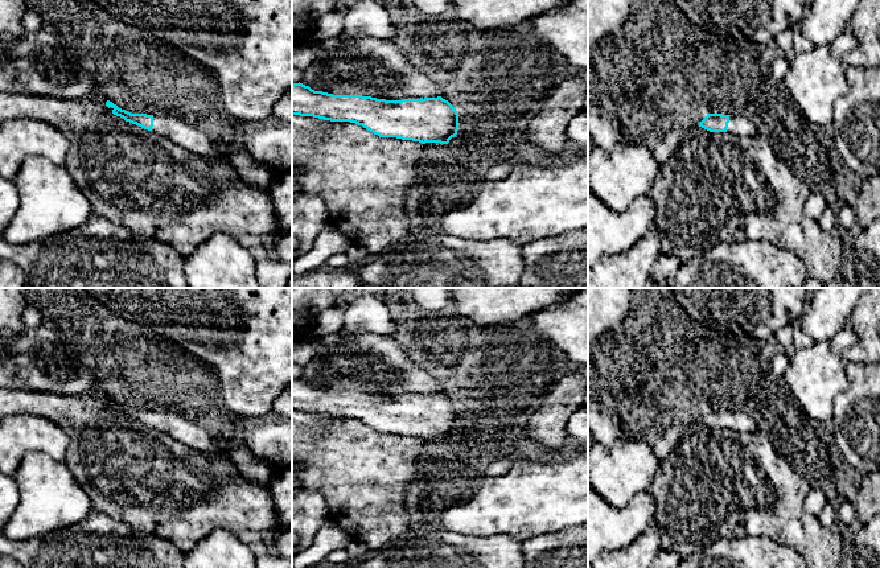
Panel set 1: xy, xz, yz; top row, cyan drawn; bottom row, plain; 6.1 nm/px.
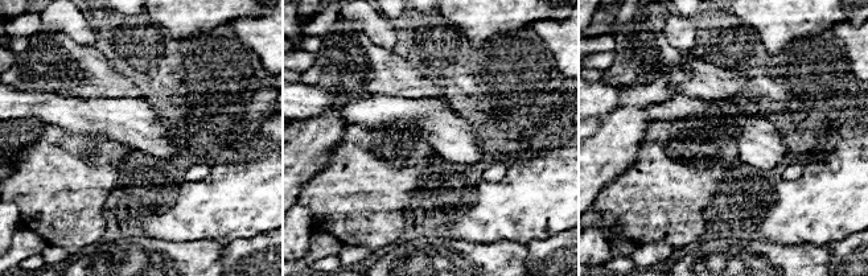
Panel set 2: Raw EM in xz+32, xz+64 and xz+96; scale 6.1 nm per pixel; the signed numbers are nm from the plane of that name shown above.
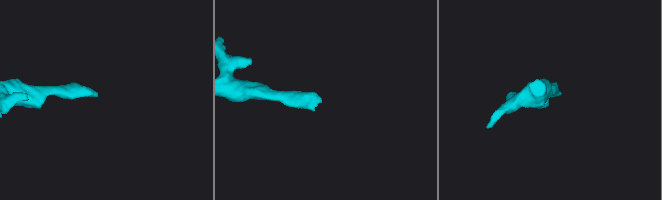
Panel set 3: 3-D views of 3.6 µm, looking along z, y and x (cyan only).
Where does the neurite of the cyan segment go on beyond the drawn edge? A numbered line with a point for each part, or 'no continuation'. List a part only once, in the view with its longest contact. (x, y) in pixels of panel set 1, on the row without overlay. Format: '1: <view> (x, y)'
1: yz (740, 422)

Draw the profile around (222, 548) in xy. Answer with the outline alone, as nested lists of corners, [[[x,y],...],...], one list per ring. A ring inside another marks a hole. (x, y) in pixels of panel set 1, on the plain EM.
[[[214,530],[185,553],[184,568],[255,568],[255,555],[238,534]]]

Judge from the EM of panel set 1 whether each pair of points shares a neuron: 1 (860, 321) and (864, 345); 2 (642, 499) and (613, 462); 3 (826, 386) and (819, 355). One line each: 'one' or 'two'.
1: one
2: two
3: one

